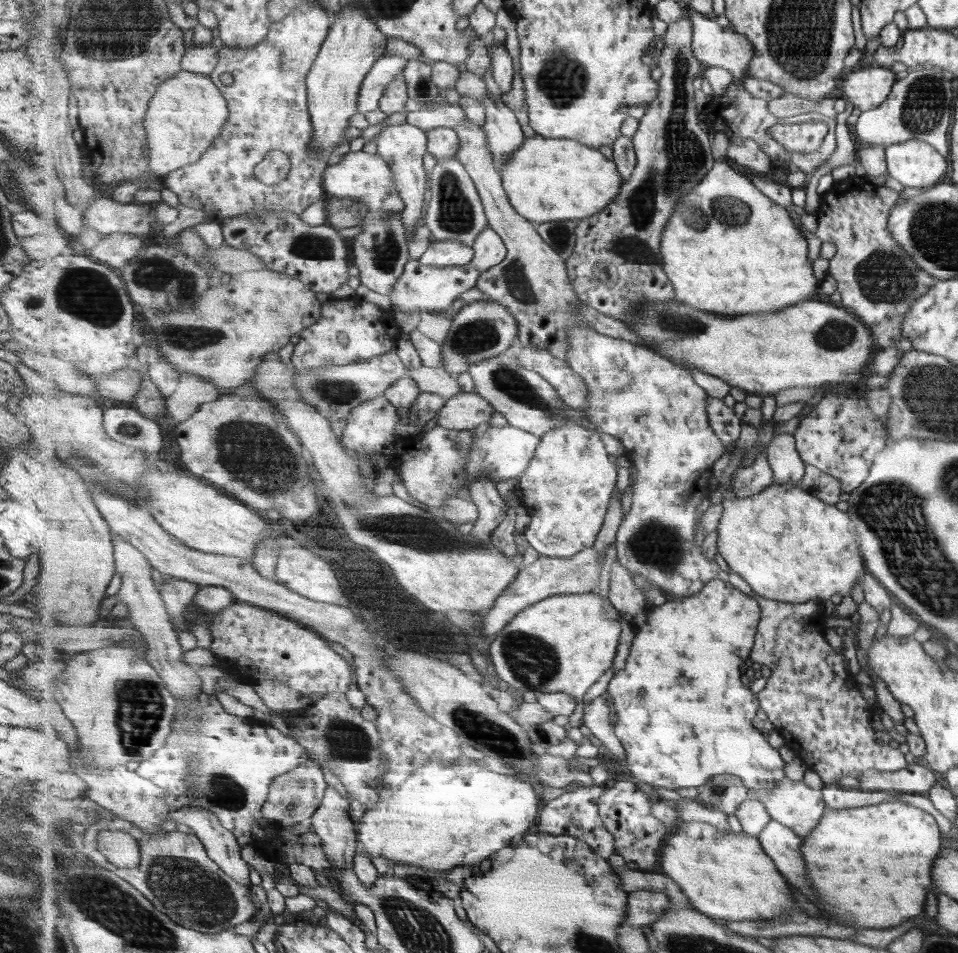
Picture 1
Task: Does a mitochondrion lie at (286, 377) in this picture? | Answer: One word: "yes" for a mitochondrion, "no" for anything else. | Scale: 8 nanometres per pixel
no

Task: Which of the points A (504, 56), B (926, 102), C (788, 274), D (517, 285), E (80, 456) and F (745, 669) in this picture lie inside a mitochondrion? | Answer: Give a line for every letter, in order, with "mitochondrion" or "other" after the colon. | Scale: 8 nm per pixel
A: other
B: mitochondrion
C: other
D: mitochondrion
E: mitochondrion
F: other

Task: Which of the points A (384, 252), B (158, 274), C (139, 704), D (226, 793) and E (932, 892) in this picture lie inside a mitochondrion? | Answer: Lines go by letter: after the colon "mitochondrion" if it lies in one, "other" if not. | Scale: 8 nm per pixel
A: mitochondrion
B: mitochondrion
C: mitochondrion
D: mitochondrion
E: other

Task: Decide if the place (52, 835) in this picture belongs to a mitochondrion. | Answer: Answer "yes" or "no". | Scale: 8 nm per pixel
no

